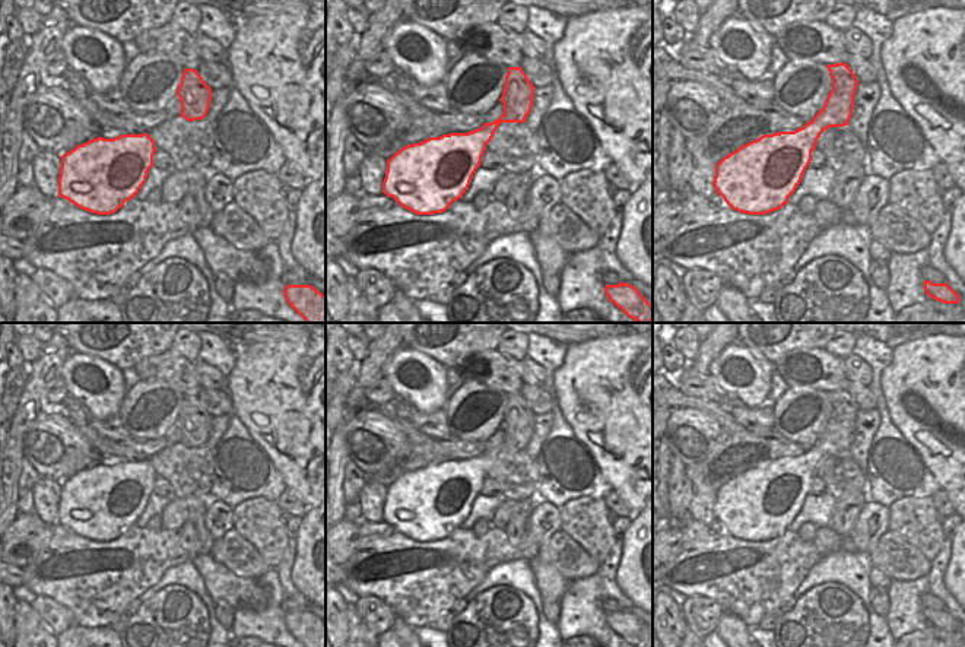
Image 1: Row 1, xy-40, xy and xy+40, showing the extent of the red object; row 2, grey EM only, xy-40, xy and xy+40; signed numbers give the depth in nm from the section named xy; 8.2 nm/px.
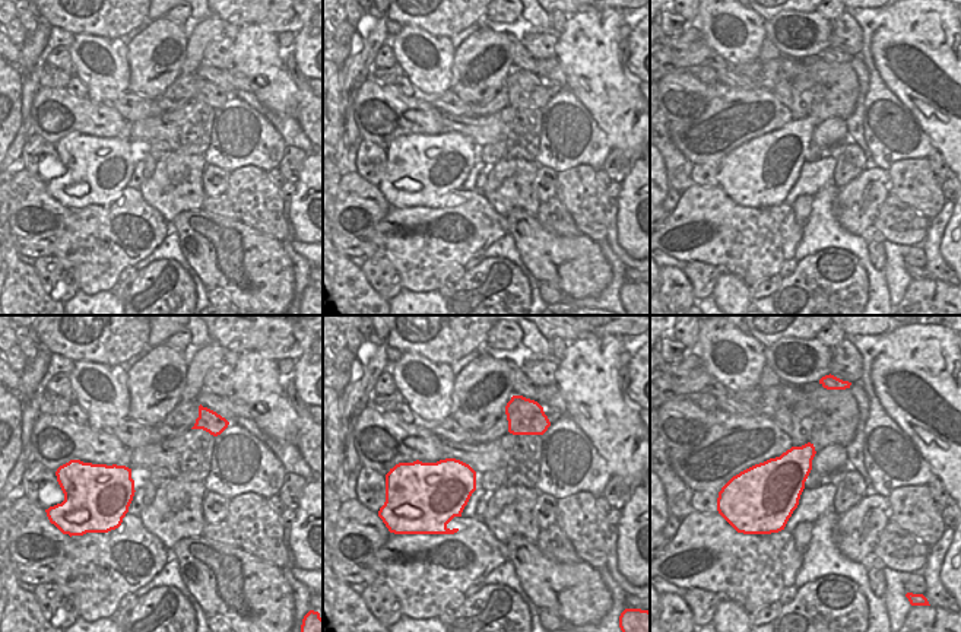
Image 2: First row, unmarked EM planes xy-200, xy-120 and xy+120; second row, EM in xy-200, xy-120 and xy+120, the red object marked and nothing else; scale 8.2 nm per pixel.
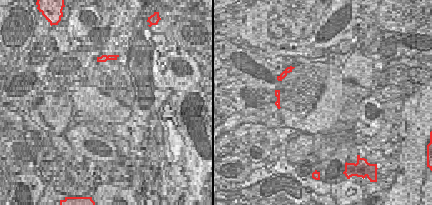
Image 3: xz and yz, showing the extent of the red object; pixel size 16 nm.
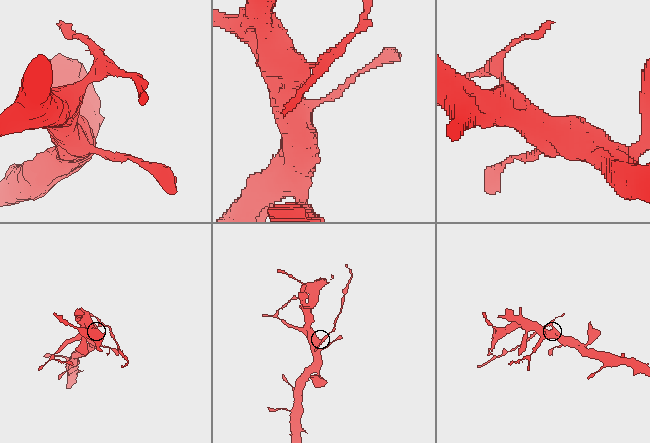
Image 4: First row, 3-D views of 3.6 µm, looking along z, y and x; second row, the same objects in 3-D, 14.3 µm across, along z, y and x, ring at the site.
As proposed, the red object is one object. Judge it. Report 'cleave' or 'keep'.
cleave

